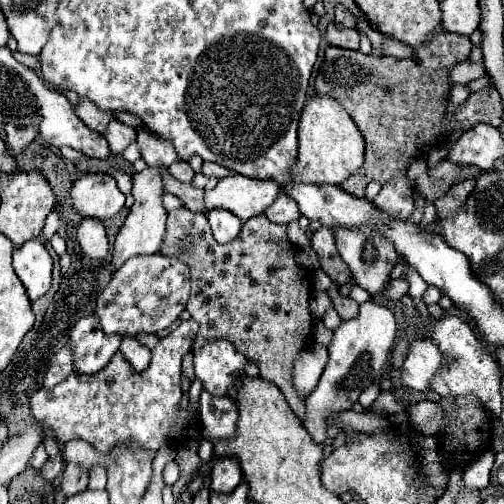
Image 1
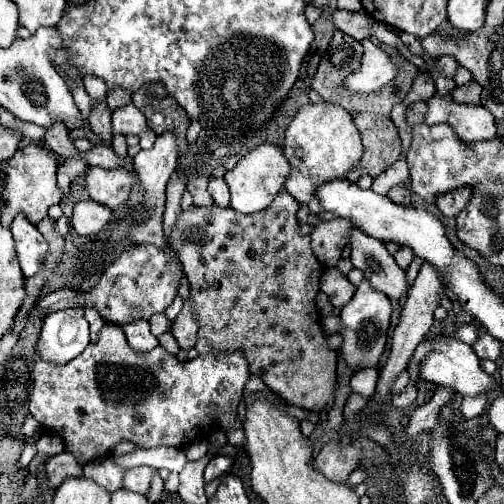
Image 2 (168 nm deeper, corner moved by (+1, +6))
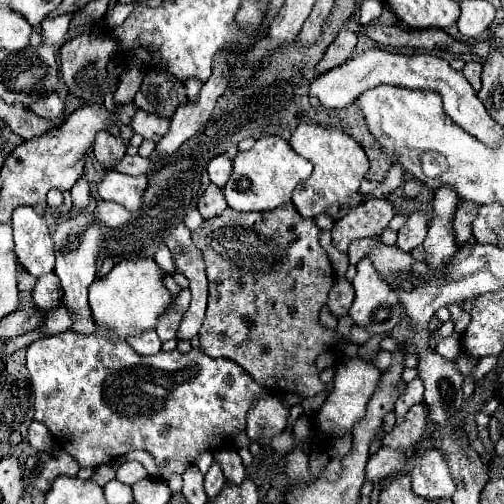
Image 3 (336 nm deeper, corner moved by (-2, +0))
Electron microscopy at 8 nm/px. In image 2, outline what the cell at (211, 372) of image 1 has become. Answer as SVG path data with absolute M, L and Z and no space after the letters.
M105 324L99 332L97 344L89 344L85 352L81 352L71 364L53 366L39 358L33 364L33 392L29 396L29 412L35 420L47 430L59 434L65 440L67 434L67 450L71 450L83 464L111 454L113 444L121 440L129 440L139 448L157 448L157 446L187 446L193 440L201 438L205 430L213 426L213 418L209 416L207 406L213 404L217 410L235 410L243 396L243 386L249 378L249 364L241 350L235 352L207 352L199 354L195 360L187 362L187 372L183 374L181 386L179 376L183 374L183 366L175 356L171 356L163 346L153 348L147 354L135 352L121 330L121 326Z

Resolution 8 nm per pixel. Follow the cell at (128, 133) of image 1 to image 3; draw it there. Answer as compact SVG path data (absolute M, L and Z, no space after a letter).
M138 110L130 122L132 130L136 134L140 134L142 138L146 140L154 140L158 142L170 128L170 118L164 118L164 116L154 116L150 112L142 112Z

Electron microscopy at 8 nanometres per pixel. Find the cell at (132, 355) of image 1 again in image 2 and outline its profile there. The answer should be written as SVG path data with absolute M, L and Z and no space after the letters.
M135 322L135 324L127 324L123 326L123 332L127 336L127 342L133 350L137 352L149 352L153 350L159 342L155 336L151 336L149 332L149 322Z

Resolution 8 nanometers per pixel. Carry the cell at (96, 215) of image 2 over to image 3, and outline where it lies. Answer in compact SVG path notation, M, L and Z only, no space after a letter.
M102 200L96 206L96 216L98 216L100 224L104 224L108 228L118 228L118 226L126 224L132 214L118 202L104 202Z

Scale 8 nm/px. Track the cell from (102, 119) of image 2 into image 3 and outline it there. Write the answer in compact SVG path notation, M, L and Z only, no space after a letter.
M104 130L96 134L96 142L94 142L92 150L94 150L96 160L98 160L106 170L114 168L116 162L126 154L124 142L122 142L120 138L112 136L110 132L104 132Z

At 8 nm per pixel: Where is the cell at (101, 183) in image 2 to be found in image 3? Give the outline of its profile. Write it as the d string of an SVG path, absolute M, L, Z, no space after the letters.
M110 170L100 182L98 194L102 196L102 200L120 202L130 212L136 212L142 206L142 196L146 186L148 186L146 176L128 176L128 174Z

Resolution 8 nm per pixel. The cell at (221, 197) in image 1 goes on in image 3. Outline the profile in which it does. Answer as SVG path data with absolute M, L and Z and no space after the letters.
M264 136L256 144L234 156L234 170L226 182L224 196L230 208L240 212L266 212L274 210L284 202L290 202L290 196L298 184L302 184L312 174L312 164L296 154L292 146L280 136Z

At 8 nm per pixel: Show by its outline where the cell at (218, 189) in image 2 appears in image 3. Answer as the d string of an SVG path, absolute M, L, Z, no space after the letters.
M218 154L208 162L208 176L220 188L224 188L224 184L228 182L230 172L232 172L232 160L226 154Z

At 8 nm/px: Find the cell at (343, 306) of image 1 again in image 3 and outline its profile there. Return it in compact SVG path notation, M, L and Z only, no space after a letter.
M338 278L332 286L332 290L328 292L328 300L326 300L326 306L328 310L340 318L340 316L346 316L350 306L354 302L354 288L352 284L346 280L346 278Z

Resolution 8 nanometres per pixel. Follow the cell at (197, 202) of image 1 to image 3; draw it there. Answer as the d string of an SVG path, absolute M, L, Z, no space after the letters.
M210 184L210 186L206 188L206 192L204 192L204 196L202 196L200 202L198 202L198 210L200 210L202 218L204 218L204 220L210 220L210 218L218 216L220 212L224 212L226 208L228 208L228 204L226 204L226 200L224 200L222 190L220 190L216 184Z

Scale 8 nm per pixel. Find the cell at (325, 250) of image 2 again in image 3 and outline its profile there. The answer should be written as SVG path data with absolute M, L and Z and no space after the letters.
M372 198L336 220L332 228L332 244L340 252L346 252L354 240L382 232L392 220L392 216L394 208L388 200Z

